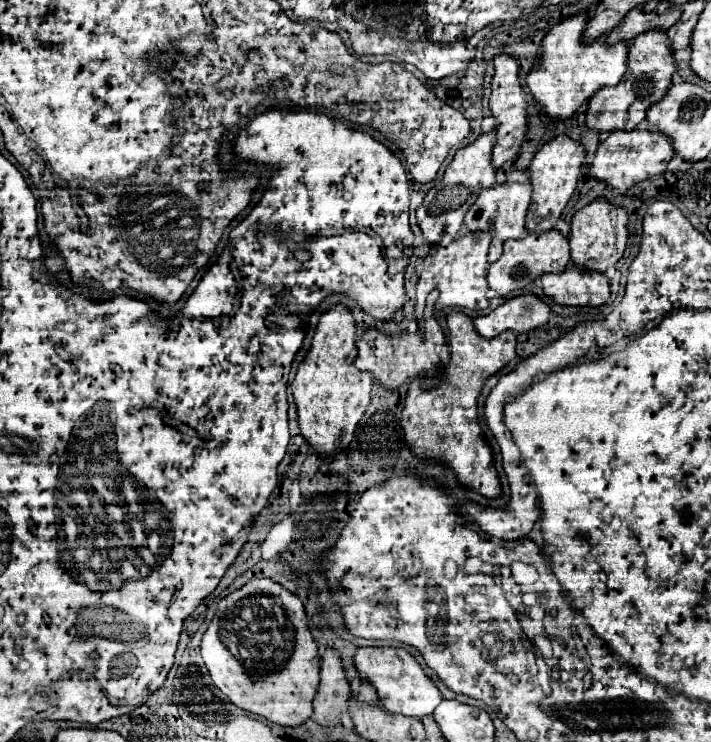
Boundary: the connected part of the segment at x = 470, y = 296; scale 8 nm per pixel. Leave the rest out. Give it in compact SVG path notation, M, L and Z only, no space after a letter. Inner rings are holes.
M466 232L460 238L450 238L448 234L442 236L438 244L430 248L430 254L424 258L422 274L416 284L416 316L420 318L424 312L426 296L432 288L440 292L436 302L436 312L448 306L482 310L488 306L488 282L486 282L486 268L488 268L488 246L490 246L490 232Z

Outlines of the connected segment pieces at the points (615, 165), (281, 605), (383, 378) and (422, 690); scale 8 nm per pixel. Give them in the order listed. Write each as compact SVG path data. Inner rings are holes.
M614 130L608 134L606 140L600 142L594 162L590 164L590 176L598 180L606 180L610 188L624 194L630 186L648 180L666 170L668 162L674 158L674 144L662 132L652 130Z
M252 578L248 580L244 586L240 586L238 590L234 590L232 594L224 596L224 598L218 598L220 606L218 606L218 614L210 620L210 626L208 630L204 632L202 636L202 644L200 644L200 650L202 650L202 658L206 662L206 668L214 680L214 684L236 704L240 706L242 710L248 710L248 712L254 712L254 714L260 714L264 718L268 718L270 722L276 722L276 724L282 724L282 726L298 726L302 722L306 722L310 716L312 716L312 702L318 694L318 686L320 686L320 658L318 658L318 646L310 634L310 628L308 628L308 616L306 616L306 610L304 610L304 604L300 600L298 594L292 594L290 590L286 590L282 584L270 580L270 578Z
M424 318L424 326L420 326L416 332L398 332L398 334L384 334L378 328L366 328L362 336L356 340L358 356L356 356L356 368L372 372L372 378L384 384L386 388L394 390L400 384L406 384L410 378L416 378L422 372L440 372L444 364L448 364L448 344L446 336L438 322L432 322L432 318Z
M358 648L354 664L360 672L360 678L368 680L376 688L380 704L388 712L422 718L432 714L434 708L442 702L442 692L436 688L434 680L426 676L424 668L404 648Z

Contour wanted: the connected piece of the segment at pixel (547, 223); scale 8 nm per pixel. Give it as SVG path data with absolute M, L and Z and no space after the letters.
M560 134L554 140L546 142L534 156L528 172L530 172L530 180L532 180L532 200L530 200L530 208L526 214L526 230L528 232L546 232L550 228L554 228L558 216L562 214L564 206L568 204L568 200L574 194L578 176L582 172L582 162L586 158L586 150L580 142L574 142L570 136Z

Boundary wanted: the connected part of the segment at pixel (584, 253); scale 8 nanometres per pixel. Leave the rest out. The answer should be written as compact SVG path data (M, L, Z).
M596 198L584 208L580 208L572 218L570 250L572 262L576 266L606 272L608 266L614 266L622 258L626 242L628 242L628 210L624 206L616 206L606 198Z

